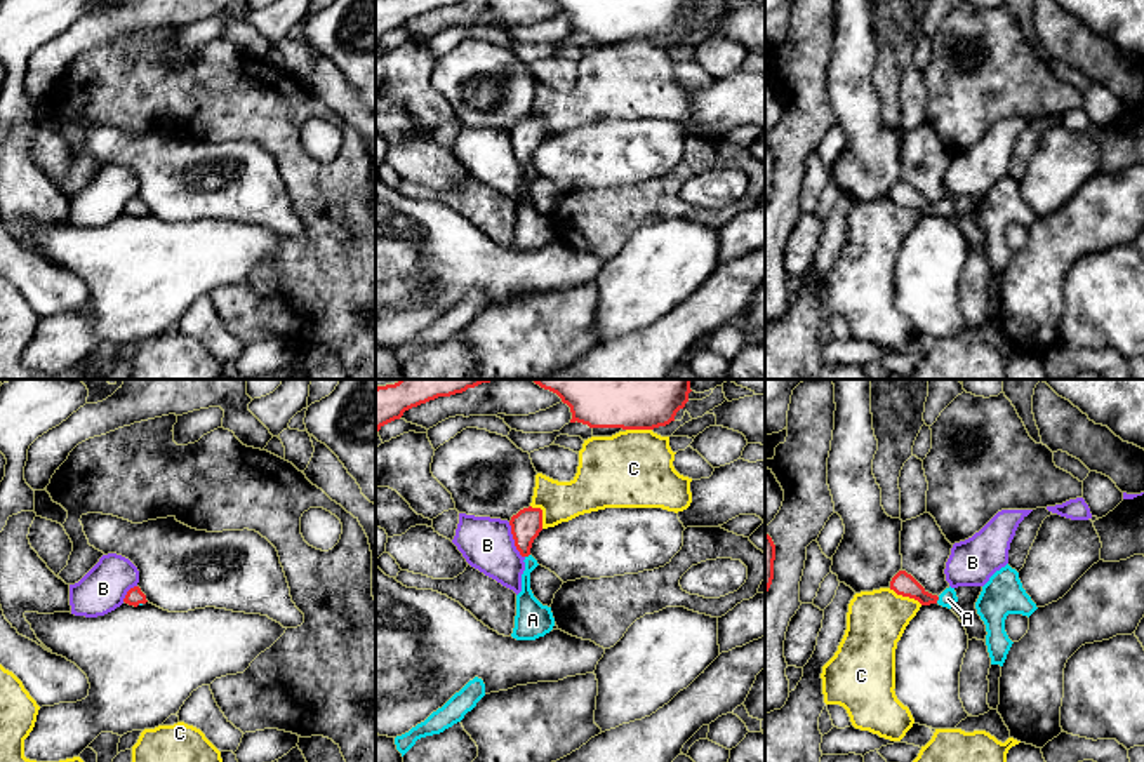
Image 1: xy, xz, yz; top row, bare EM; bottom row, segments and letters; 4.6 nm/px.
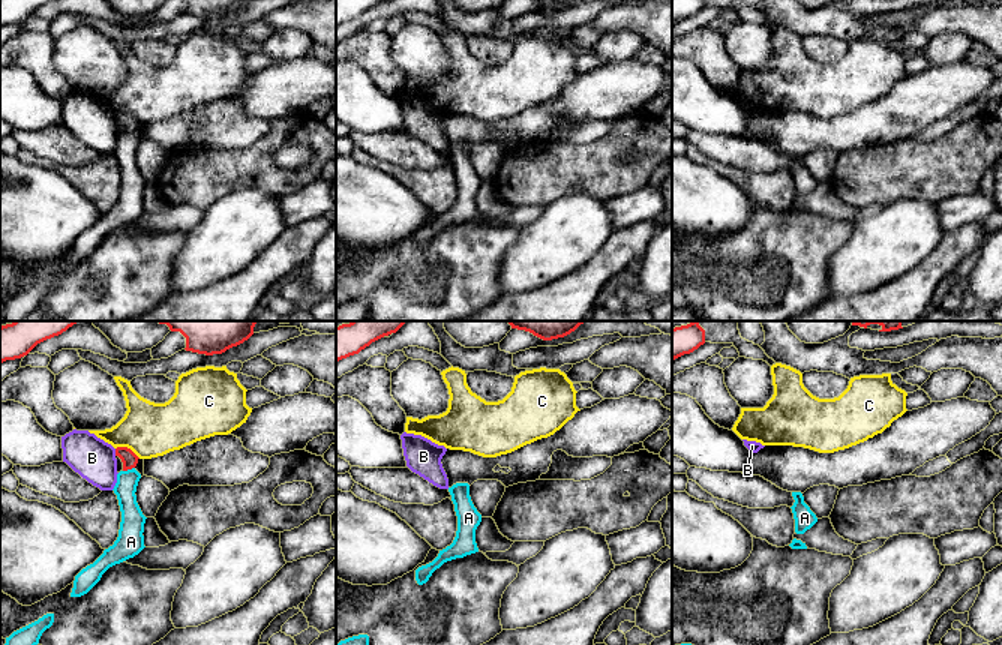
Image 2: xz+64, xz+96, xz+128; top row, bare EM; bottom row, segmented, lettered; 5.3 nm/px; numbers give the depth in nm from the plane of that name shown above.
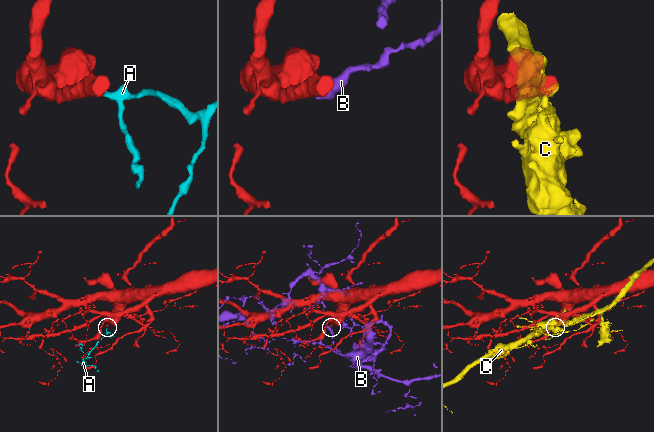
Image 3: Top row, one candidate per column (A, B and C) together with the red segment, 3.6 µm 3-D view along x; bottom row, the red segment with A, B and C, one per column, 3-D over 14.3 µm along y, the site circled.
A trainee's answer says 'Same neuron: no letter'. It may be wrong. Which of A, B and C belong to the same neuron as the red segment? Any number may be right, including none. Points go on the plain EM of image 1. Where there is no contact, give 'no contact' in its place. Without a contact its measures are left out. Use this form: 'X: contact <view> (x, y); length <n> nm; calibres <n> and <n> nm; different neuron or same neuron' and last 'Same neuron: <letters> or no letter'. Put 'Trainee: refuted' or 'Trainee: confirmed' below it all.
A: contact yz (937, 209); length 40 nm; calibres 110 and 80 nm; same neuron
B: contact xz (513, 148); length 180 nm; calibres 140 and 240 nm; different neuron
C: contact yz (906, 206); length 180 nm; calibres 110 and 280 nm; different neuron
Same neuron: A
Trainee: refuted

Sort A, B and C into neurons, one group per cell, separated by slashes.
A / B / C

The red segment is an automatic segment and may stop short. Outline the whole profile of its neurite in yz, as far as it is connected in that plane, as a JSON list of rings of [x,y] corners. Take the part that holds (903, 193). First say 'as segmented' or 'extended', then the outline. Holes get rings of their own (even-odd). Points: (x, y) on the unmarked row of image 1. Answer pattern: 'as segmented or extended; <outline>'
extended; [[[899,181],[892,191],[890,200],[897,205],[918,211],[921,216],[939,214],[942,217],[954,217],[958,212],[954,198],[946,198],[939,207],[928,204],[911,184]]]

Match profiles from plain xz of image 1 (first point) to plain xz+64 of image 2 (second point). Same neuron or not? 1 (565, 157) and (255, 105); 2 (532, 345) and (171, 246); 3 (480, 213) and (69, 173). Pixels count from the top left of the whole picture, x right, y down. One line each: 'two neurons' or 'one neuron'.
1: two neurons
2: one neuron
3: one neuron

